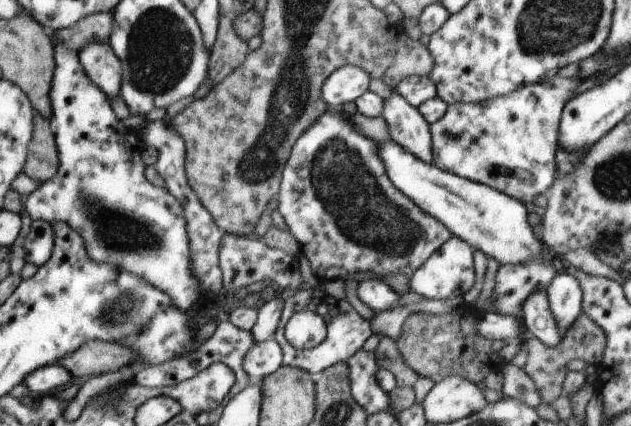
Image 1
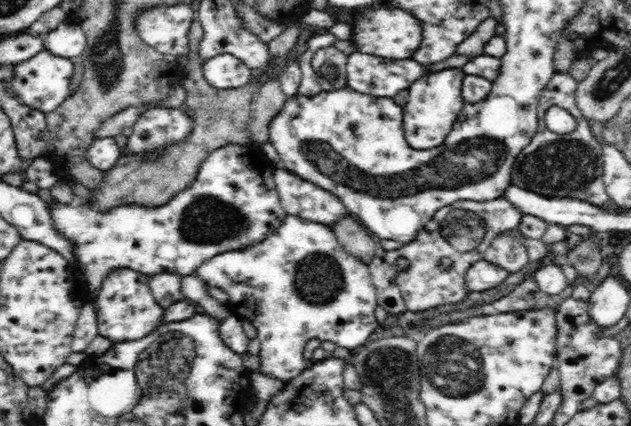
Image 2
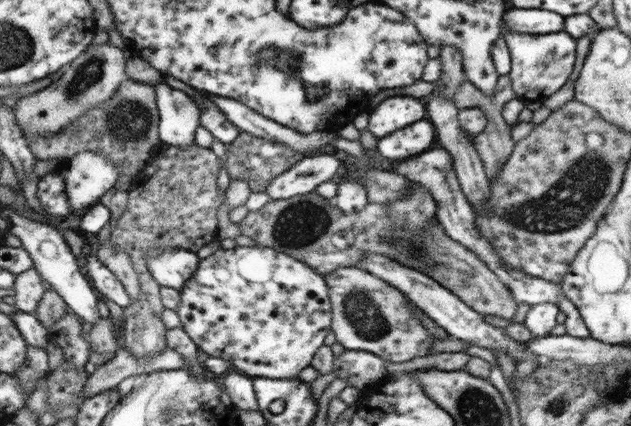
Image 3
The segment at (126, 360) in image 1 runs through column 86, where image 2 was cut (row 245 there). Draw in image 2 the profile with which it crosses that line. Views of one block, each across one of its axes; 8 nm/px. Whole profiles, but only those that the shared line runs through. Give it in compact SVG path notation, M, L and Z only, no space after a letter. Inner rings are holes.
M342 216L331 228L346 252L369 264L376 257L376 243L353 216Z

